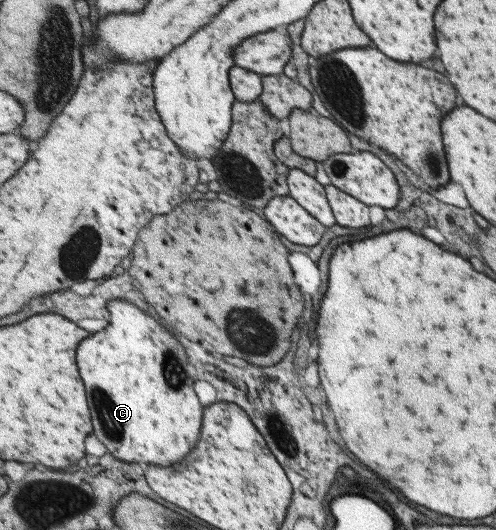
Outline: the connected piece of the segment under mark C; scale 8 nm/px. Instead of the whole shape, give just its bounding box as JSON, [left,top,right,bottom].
[78,300,205,466]

